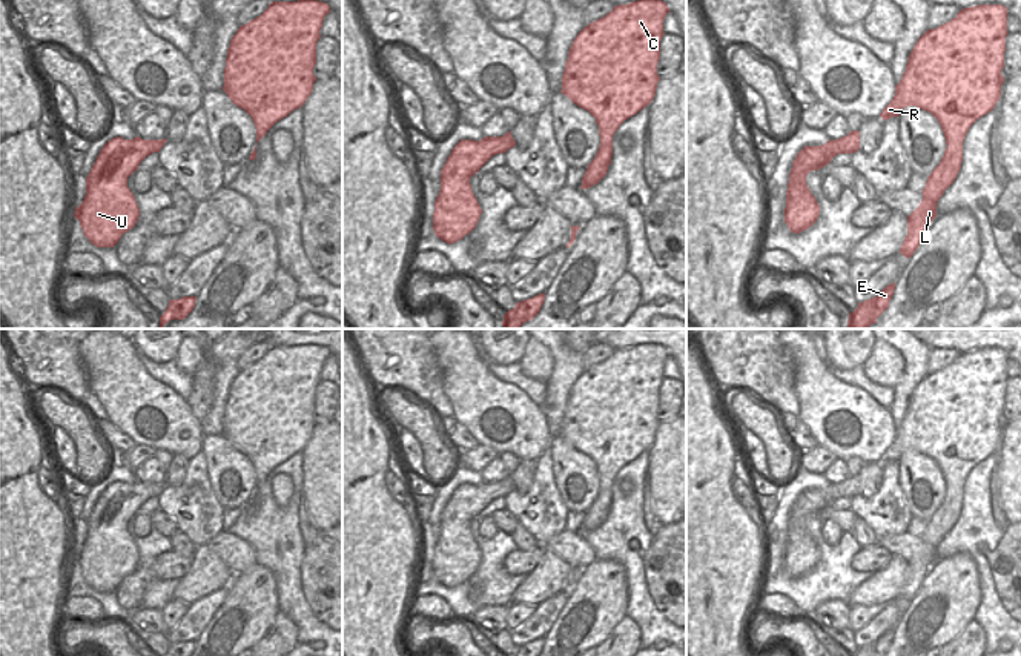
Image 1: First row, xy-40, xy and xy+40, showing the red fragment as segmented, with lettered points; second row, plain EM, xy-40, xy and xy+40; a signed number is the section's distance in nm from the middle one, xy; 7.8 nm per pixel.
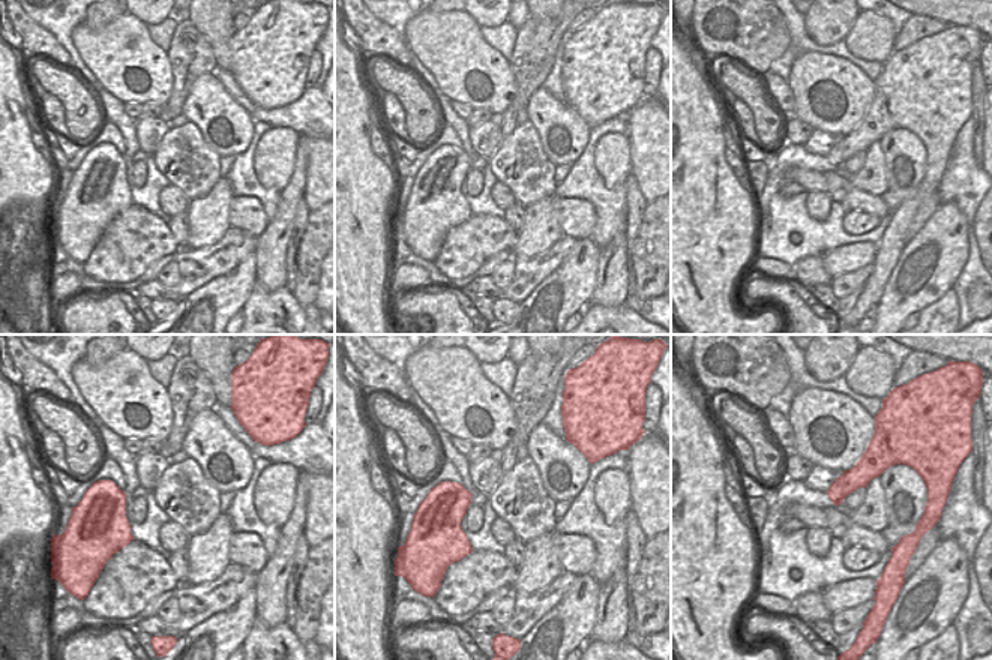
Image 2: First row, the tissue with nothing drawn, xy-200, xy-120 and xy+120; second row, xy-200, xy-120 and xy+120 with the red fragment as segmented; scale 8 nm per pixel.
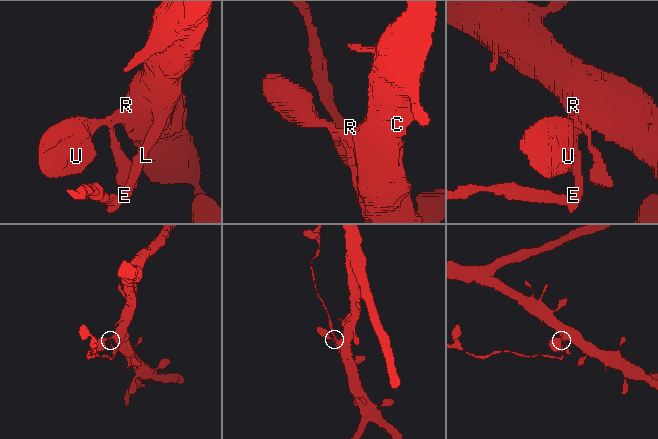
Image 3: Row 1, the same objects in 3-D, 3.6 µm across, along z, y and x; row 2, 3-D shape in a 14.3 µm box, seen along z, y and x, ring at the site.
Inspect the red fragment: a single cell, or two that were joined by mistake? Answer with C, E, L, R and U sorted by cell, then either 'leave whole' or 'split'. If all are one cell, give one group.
groups C R U / E L; split

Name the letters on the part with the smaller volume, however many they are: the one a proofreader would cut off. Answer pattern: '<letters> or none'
E, L

